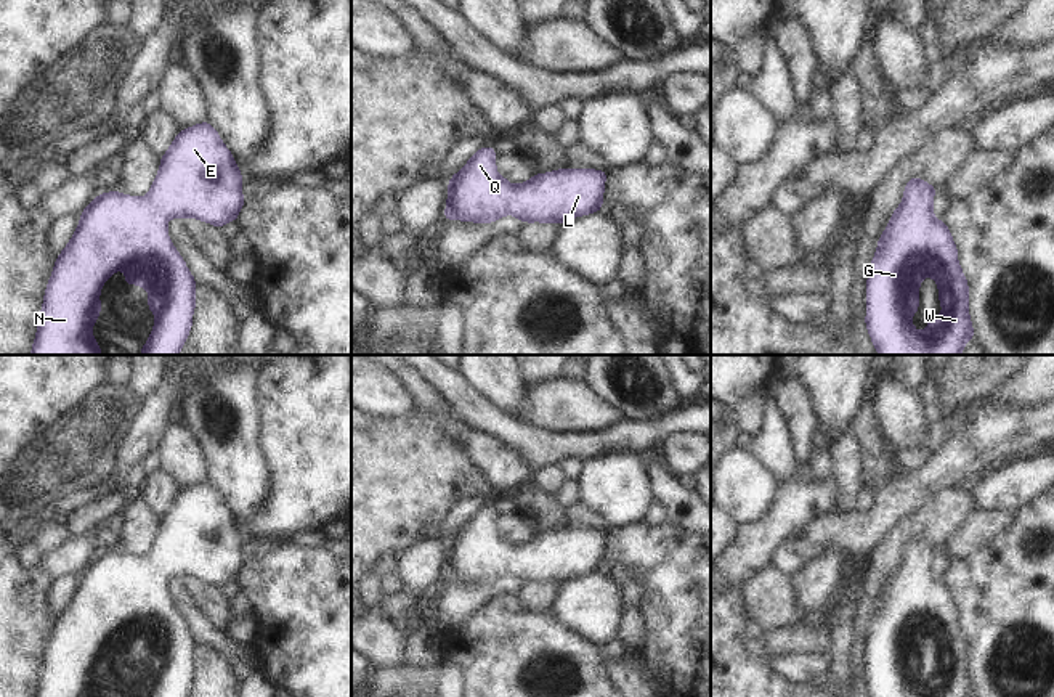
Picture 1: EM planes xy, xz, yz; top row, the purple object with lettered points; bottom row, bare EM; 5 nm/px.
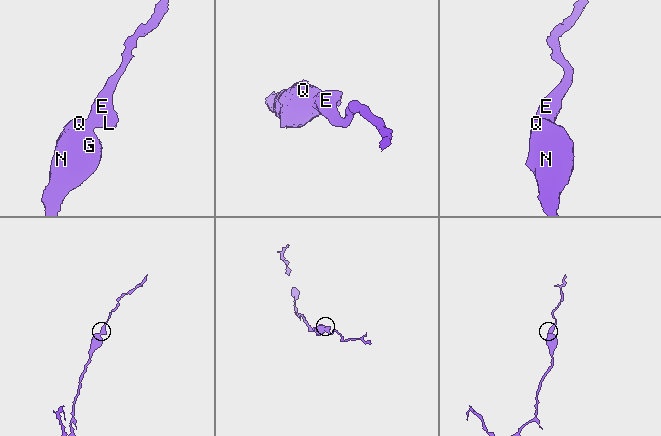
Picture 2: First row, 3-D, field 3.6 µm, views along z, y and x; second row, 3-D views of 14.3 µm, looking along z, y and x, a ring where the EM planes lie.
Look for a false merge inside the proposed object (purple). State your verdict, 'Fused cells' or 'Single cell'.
Single cell

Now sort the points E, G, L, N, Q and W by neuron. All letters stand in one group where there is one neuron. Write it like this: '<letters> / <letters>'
E G L N Q W

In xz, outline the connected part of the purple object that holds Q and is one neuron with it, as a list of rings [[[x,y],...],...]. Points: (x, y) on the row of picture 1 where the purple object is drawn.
[[[493,146],[478,149],[448,180],[444,218],[491,223],[512,214],[525,223],[565,223],[603,209],[606,170],[560,169],[512,185],[496,172]]]

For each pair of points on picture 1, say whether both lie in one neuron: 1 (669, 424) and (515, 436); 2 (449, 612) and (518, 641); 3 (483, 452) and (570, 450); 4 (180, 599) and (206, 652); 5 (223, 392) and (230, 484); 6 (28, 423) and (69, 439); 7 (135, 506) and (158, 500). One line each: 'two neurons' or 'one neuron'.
1: one neuron
2: two neurons
3: two neurons
4: two neurons
5: one neuron
6: two neurons
7: two neurons

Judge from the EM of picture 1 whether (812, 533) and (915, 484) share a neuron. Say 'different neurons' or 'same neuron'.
same neuron

